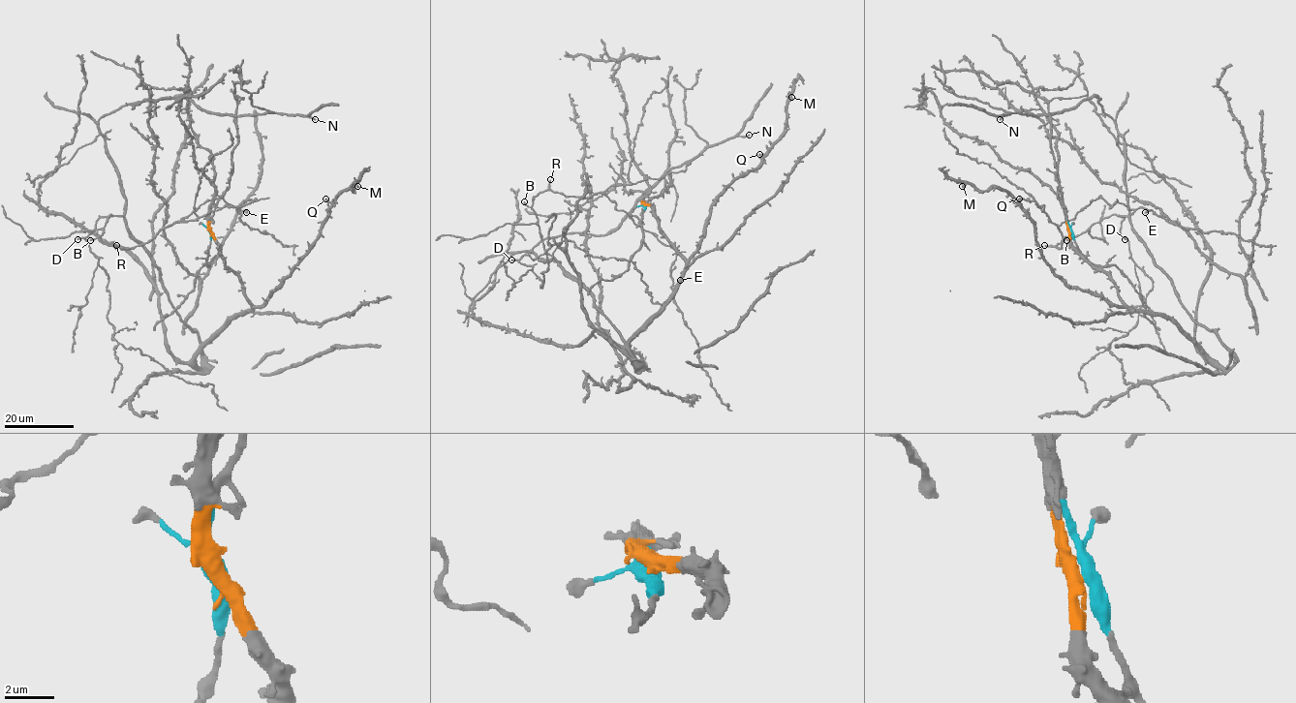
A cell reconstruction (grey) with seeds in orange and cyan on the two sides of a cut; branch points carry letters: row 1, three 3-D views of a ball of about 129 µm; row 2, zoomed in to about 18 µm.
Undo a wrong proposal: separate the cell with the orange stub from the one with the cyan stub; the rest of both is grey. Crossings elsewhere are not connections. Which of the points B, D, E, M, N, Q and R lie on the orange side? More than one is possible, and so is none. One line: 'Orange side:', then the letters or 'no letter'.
Orange side: B, D, E, M, N, Q, R

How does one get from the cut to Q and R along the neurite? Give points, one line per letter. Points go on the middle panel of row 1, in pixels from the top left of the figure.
Q: (643, 204), (652, 207), (663, 235), (689, 259), (704, 235), (712, 204), (739, 176), (760, 163), (759, 154)
R: (643, 204), (686, 262), (670, 300), (630, 342), (635, 369), (595, 298), (545, 251), (532, 207), (550, 180)

